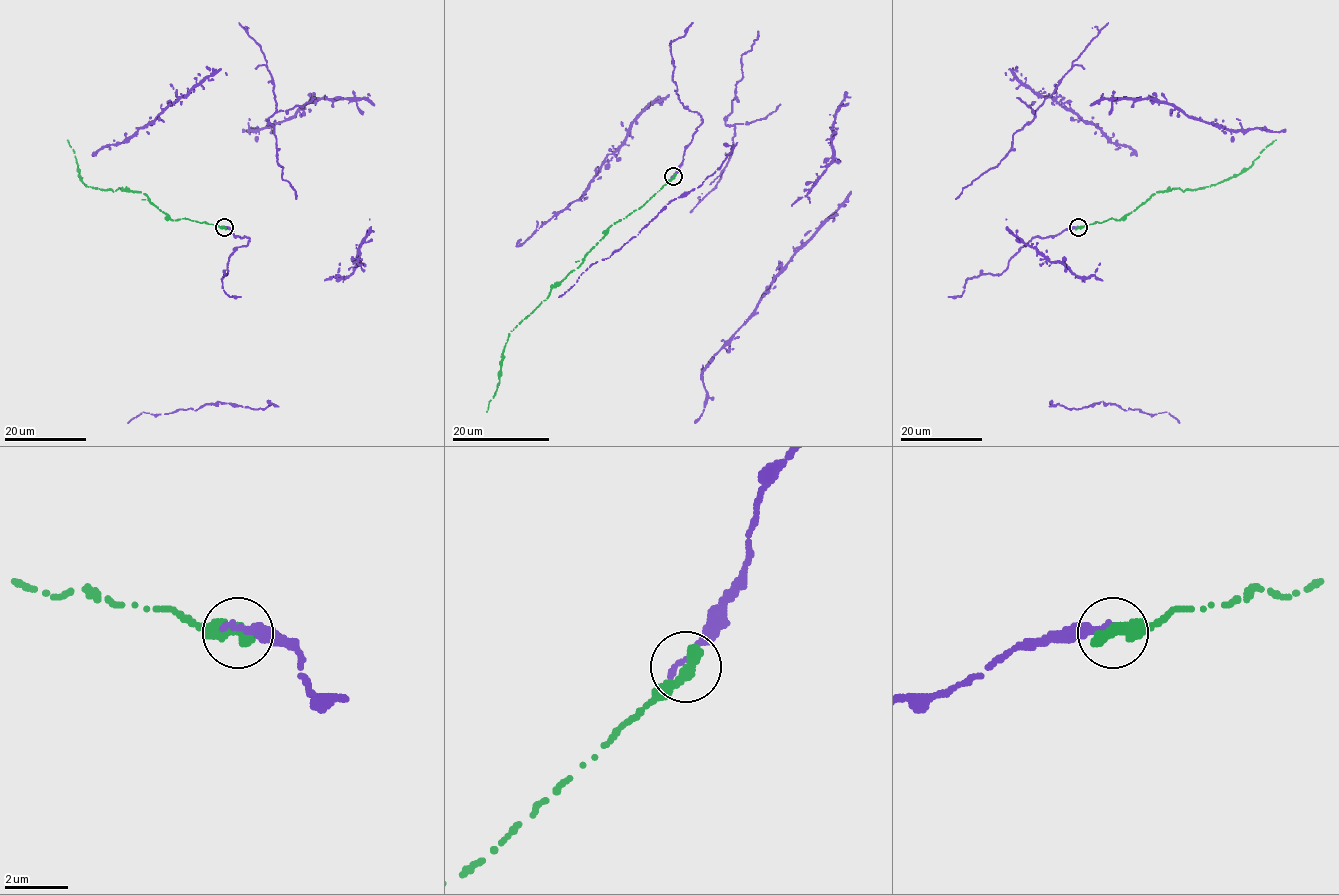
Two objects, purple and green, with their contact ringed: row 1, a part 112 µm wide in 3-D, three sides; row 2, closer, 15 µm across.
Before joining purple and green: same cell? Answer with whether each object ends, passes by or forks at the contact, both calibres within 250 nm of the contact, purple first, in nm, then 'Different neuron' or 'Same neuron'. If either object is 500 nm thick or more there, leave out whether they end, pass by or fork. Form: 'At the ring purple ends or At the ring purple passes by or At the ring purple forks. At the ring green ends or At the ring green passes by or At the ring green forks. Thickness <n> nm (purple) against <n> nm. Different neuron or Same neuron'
Thickness 280 nm (purple) against 500 nm. Same neuron

